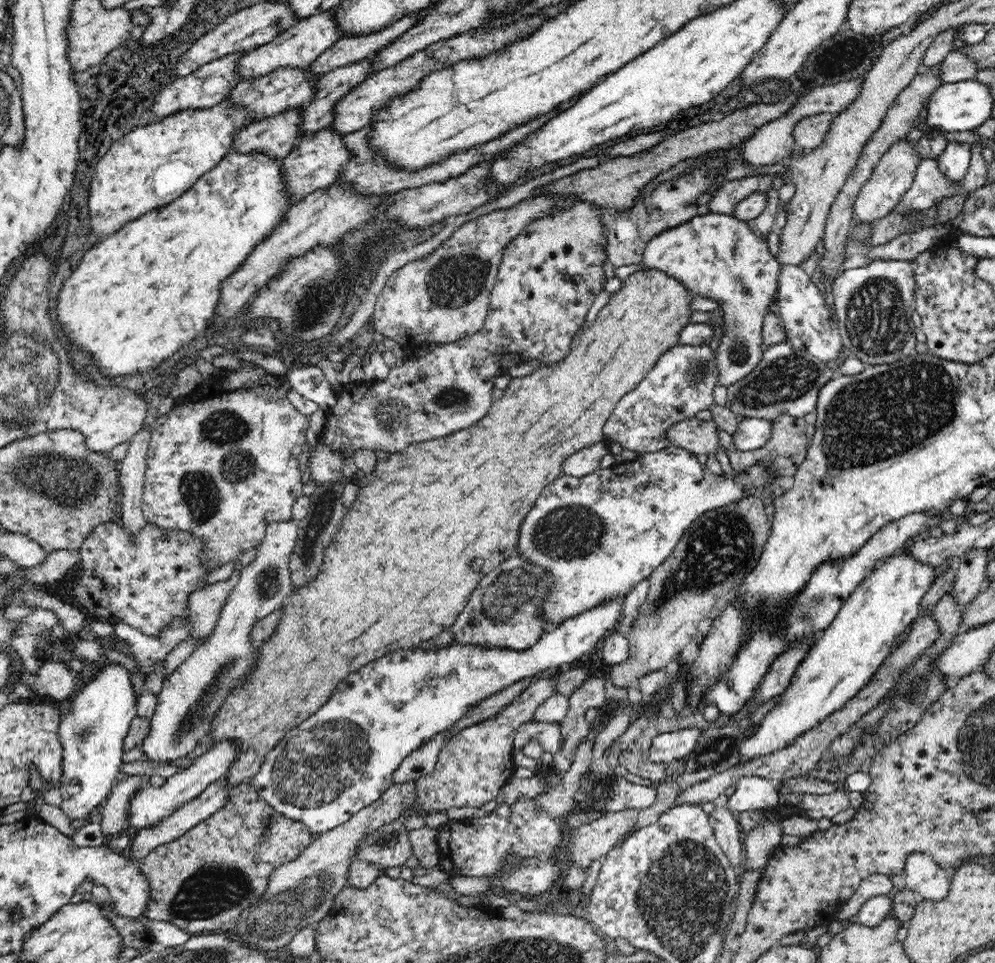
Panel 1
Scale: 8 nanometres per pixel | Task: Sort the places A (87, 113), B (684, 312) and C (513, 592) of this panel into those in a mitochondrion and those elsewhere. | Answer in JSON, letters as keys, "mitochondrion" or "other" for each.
{"A":"other","B":"other","C":"mitochondrion"}

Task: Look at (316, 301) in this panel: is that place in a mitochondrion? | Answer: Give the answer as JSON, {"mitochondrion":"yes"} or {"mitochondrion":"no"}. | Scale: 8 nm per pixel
{"mitochondrion":"yes"}

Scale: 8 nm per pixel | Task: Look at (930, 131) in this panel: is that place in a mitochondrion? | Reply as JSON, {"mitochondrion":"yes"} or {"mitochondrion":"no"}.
{"mitochondrion":"no"}

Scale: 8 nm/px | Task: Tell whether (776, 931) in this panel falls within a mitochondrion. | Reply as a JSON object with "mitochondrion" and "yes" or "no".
{"mitochondrion":"no"}

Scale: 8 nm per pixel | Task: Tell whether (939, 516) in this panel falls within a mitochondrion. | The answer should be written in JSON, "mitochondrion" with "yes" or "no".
{"mitochondrion":"no"}

